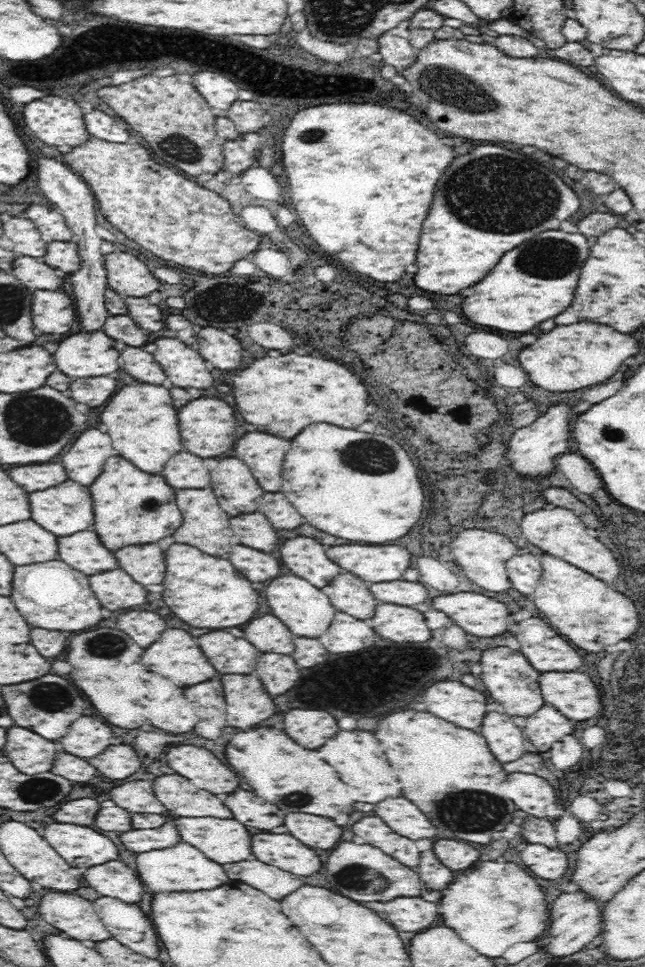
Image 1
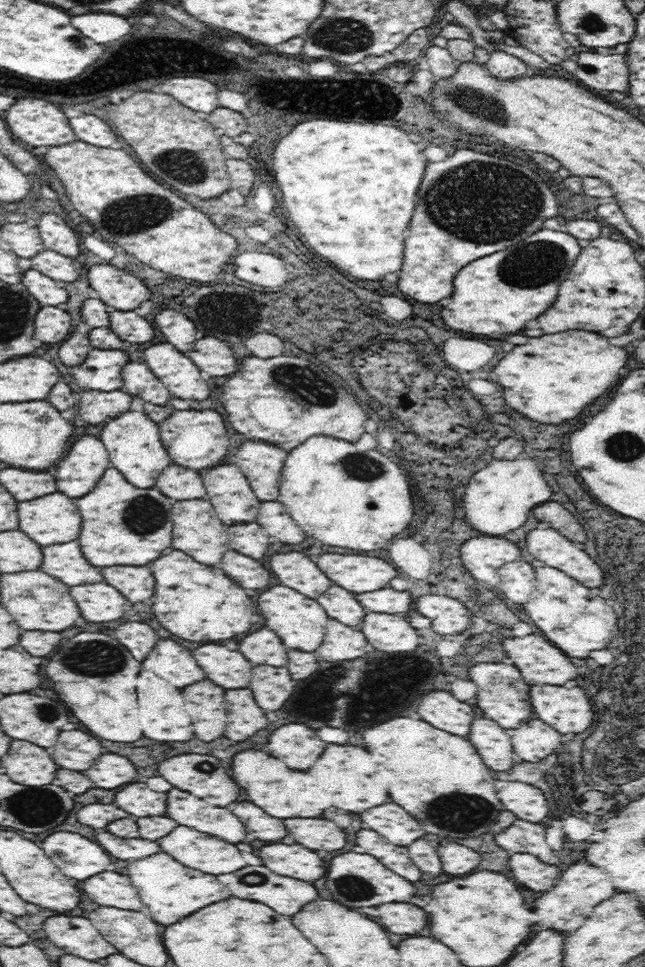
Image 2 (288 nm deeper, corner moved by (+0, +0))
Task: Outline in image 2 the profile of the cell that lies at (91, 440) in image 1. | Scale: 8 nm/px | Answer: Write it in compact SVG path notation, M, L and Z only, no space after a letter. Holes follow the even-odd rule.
M82 436L56 468L58 492L68 498L82 498L98 486L100 478L110 468L114 466L104 442L94 436Z

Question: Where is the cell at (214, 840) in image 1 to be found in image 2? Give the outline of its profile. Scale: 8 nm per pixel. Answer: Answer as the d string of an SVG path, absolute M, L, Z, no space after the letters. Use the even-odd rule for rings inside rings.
M176 826L168 836L158 840L160 850L164 854L170 854L174 860L182 862L188 868L200 870L204 874L212 874L212 876L220 876L220 874L232 874L238 872L242 868L246 868L246 860L242 856L242 852L236 848L236 844L228 844L226 840L218 838L218 836L210 836L204 832L198 832L194 828L188 826Z

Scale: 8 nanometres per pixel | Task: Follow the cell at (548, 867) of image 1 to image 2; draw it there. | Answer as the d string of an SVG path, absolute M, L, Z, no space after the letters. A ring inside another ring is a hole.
M512 854L508 862L510 876L516 878L518 884L534 892L550 892L550 888L556 886L564 870L562 866L540 862L534 854Z

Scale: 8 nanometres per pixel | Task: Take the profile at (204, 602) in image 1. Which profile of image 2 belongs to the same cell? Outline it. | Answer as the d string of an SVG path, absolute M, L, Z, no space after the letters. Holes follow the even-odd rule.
M170 550L148 564L156 578L156 592L152 602L154 618L174 636L188 642L218 642L236 638L260 620L254 600L244 588L236 586L218 566L196 562L182 550Z

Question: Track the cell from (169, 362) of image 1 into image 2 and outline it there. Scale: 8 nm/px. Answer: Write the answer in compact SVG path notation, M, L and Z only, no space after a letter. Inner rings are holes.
M154 344L144 350L144 364L160 378L160 382L180 400L206 400L208 384L202 380L198 366L176 350L172 344Z

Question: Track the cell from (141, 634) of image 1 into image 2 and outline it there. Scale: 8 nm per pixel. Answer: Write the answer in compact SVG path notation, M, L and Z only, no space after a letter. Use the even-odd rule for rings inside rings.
M142 622L120 624L112 634L120 644L124 644L134 654L138 662L144 662L150 650L158 642L158 634L148 624L142 624Z

